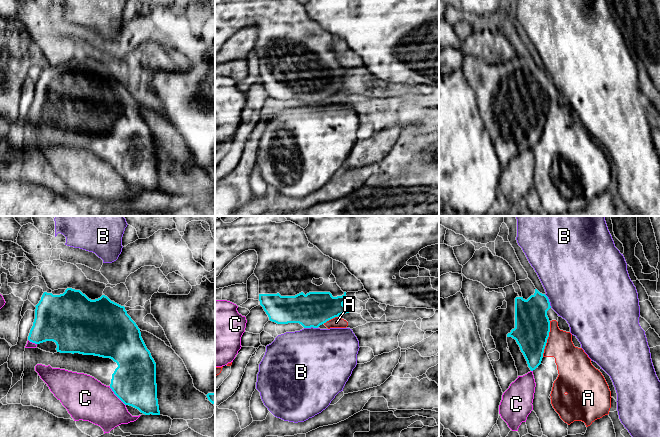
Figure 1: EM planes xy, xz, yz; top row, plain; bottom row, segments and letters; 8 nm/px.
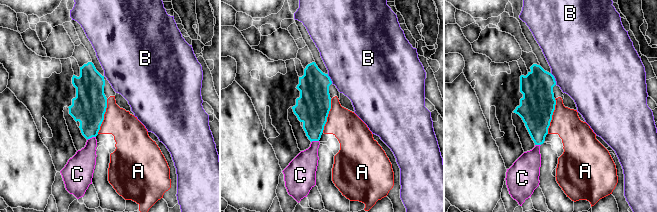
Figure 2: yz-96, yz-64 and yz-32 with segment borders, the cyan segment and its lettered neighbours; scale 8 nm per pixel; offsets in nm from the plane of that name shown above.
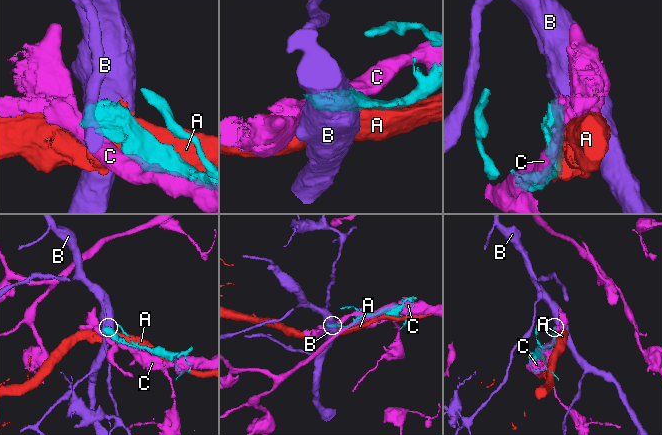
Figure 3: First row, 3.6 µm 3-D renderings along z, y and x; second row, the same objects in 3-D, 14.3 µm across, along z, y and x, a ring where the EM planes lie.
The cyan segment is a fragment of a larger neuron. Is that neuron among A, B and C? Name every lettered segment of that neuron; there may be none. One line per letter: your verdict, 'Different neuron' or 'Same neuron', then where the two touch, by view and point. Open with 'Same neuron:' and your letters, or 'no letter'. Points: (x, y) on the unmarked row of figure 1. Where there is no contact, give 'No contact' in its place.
Same neuron: no letter
A: Different neuron. Touches cyan at yz (547, 114)
B: Different neuron. Touches cyan at xz (310, 103)
C: Different neuron. Touches cyan at xy (116, 171)

